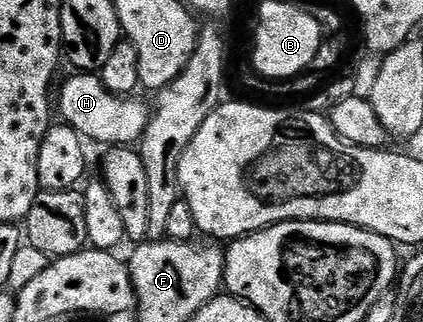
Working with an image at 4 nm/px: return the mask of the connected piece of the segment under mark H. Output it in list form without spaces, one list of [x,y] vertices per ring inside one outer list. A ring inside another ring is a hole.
[[[78,71],[73,75],[75,77],[68,78],[62,90],[56,93],[56,109],[62,112],[61,120],[65,124],[71,125],[79,137],[87,142],[95,141],[101,147],[130,147],[141,142],[150,122],[152,109],[149,104],[137,101],[139,98],[134,95],[121,97],[108,91],[98,73]]]

